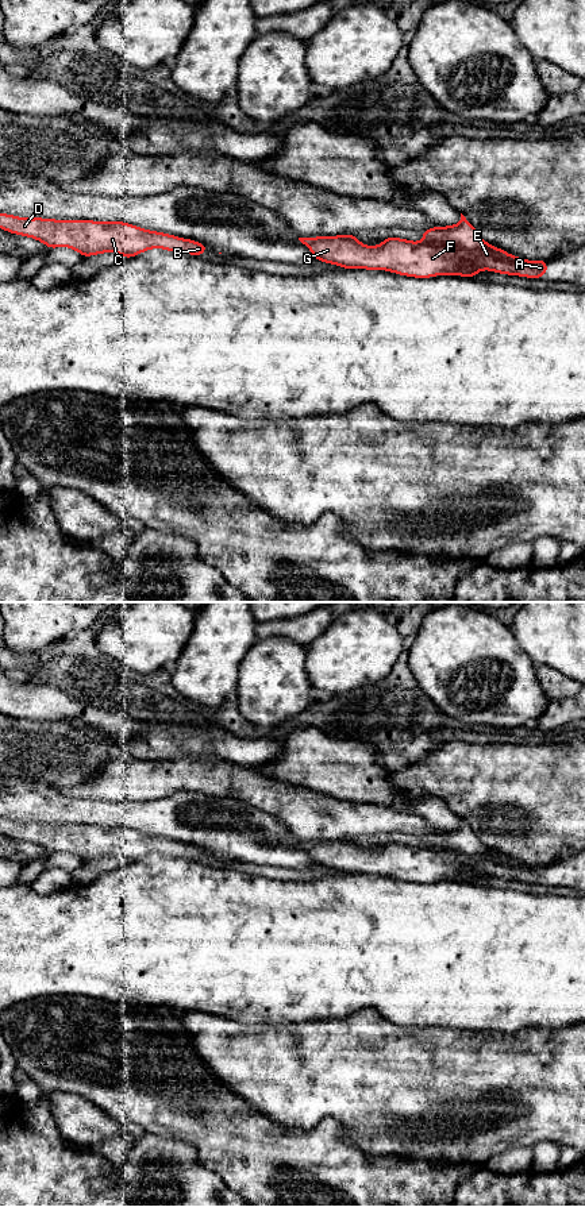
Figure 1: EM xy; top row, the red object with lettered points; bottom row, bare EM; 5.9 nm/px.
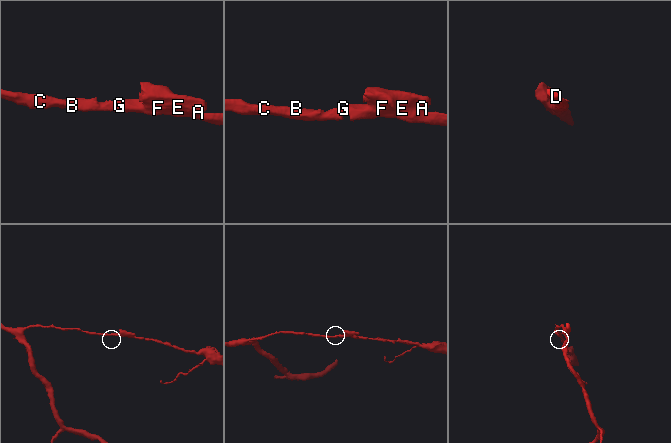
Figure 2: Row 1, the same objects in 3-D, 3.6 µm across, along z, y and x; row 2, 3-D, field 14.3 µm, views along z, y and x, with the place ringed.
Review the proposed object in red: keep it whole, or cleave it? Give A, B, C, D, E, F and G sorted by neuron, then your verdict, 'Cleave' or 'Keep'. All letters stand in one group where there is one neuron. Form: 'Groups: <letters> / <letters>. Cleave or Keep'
Groups: A E / B C D F G. Cleave

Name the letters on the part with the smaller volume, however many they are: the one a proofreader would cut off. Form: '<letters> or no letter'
A, E

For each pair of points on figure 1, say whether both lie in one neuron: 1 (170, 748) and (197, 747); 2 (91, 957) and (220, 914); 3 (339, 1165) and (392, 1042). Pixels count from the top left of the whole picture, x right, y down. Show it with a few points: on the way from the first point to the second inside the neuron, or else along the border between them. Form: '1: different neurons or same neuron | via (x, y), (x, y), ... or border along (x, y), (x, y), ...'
1: same neuron | via (177, 747), (191, 747)
2: same neuron | via (123, 939), (151, 933), (188, 933)
3: different neurons | border along (338, 1130), (343, 1140), (368, 1156), (378, 1156)

